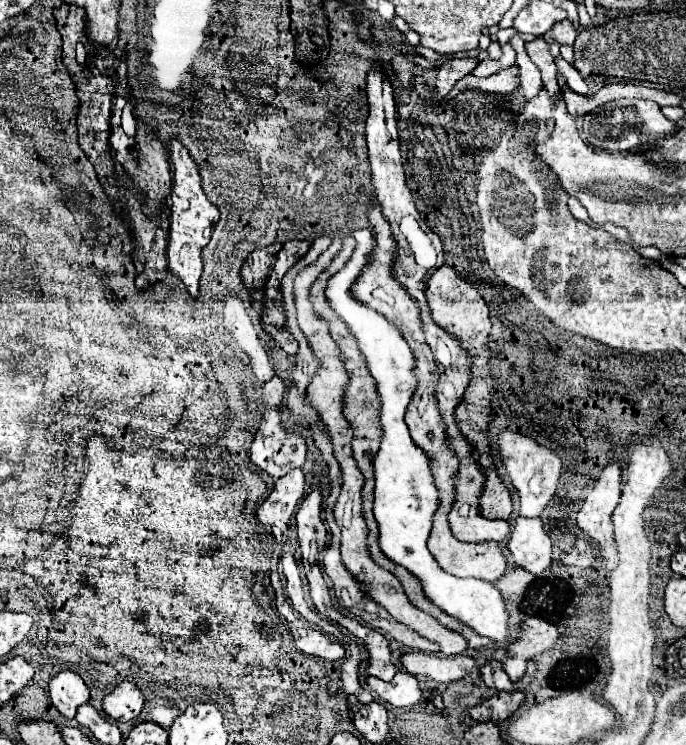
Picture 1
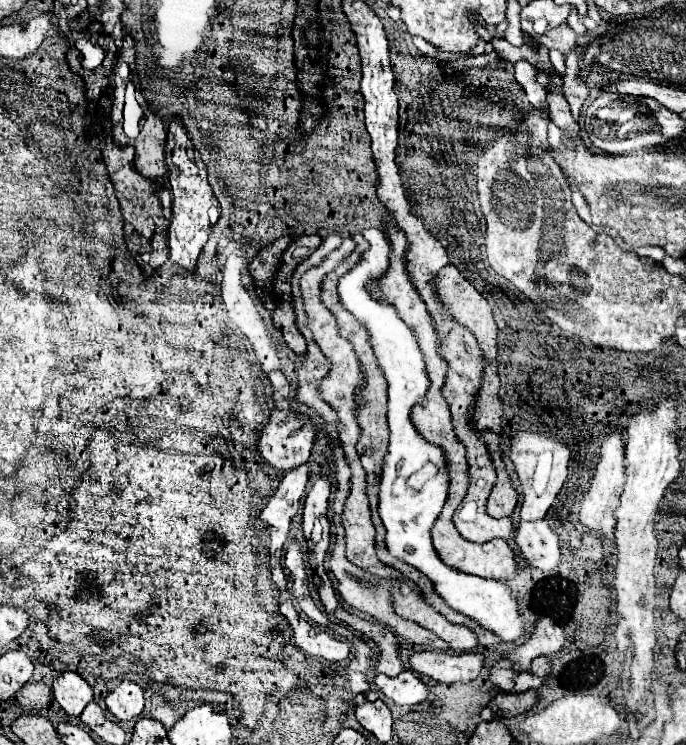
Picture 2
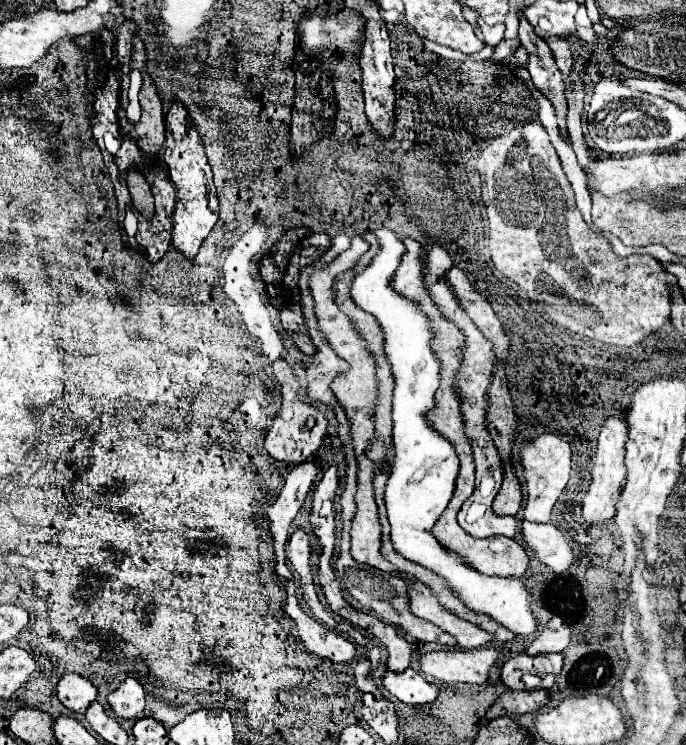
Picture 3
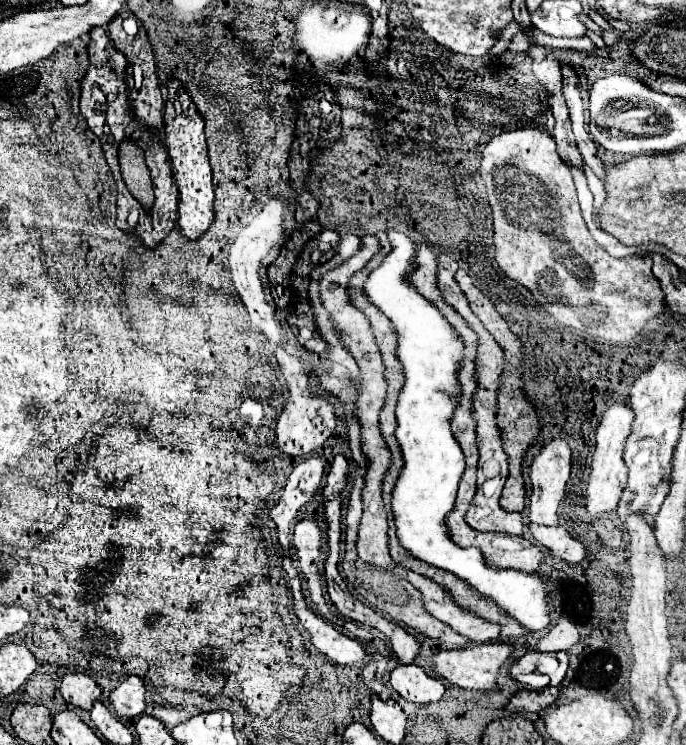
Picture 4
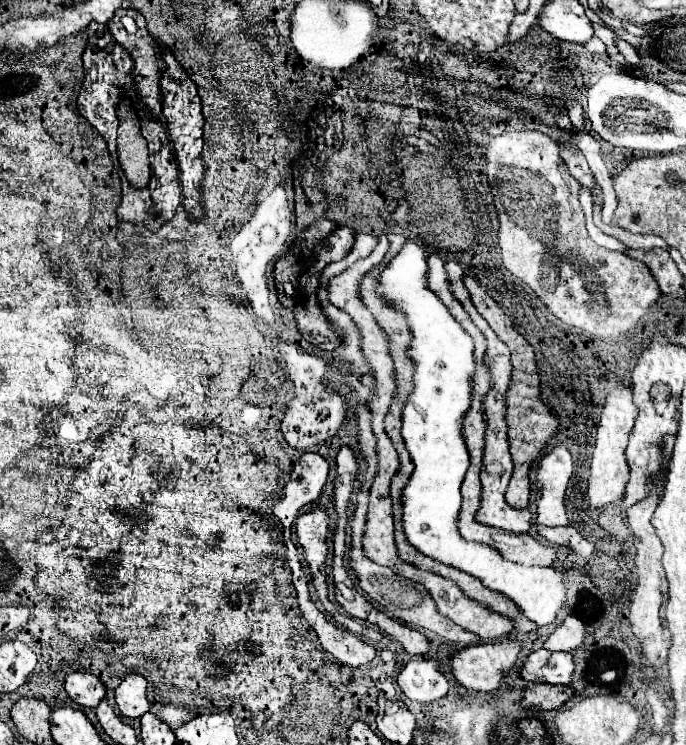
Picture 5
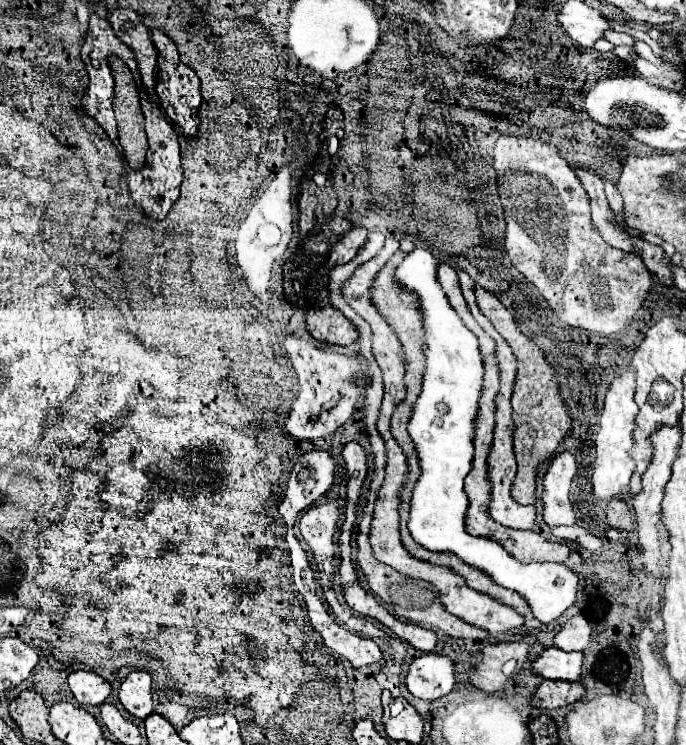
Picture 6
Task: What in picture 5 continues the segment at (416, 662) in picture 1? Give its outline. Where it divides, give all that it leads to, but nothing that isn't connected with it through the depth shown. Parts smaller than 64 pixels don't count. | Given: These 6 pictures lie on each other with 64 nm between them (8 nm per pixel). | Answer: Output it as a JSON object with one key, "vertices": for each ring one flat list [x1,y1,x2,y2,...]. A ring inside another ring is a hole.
{"vertices":[[514,640,468,646,468,648,462,648,462,650,456,650,456,652,450,654,450,672,456,678,456,682,462,684,468,690,492,692,492,690,498,688,502,674,506,674,516,664,518,652,520,652,520,646]]}

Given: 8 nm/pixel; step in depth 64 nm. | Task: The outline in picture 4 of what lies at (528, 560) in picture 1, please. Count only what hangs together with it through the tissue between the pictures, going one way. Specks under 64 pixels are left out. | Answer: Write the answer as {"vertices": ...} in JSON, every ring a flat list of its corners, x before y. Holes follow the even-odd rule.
{"vertices":[[528,524,528,528,534,544,546,548,556,560,562,560,566,564,578,564,586,558,586,550,582,550,582,544,574,544,572,536,562,526]]}

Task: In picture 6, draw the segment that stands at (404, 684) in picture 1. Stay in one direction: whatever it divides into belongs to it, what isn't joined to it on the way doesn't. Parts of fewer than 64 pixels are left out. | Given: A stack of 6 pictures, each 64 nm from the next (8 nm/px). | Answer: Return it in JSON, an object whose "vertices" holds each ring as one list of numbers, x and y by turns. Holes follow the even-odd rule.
{"vertices":[[422,654,410,662,404,684,414,698,438,700,454,686,454,664,446,656]]}

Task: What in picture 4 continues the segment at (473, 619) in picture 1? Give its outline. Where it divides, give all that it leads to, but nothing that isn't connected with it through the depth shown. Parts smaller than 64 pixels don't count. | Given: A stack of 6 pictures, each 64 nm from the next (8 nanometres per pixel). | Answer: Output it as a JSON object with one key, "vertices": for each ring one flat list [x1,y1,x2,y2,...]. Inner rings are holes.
{"vertices":[[386,230,386,236,392,250,382,264,368,274,362,290,392,322,396,332,396,358,402,364,404,376,396,404,396,440,402,450,404,466,392,488,390,502,398,542,410,556,464,580,480,598,494,602,528,632,544,630,550,624,550,580,540,574,524,574,518,570,492,570,484,564,478,548,460,548,450,540,444,516,452,510,458,482,466,466,464,454,450,430,450,418,458,400,456,372,462,360,462,342,442,314,404,282,404,276,414,268,414,242,396,230]]}

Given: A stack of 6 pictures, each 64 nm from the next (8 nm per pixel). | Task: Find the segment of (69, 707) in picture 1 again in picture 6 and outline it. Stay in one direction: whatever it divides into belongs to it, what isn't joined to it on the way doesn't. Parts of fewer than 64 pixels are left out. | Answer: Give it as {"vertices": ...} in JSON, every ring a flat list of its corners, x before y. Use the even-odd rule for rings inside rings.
{"vertices":[[84,670,72,672,68,676,68,686,74,698,78,700,78,704,98,704,98,706,106,702,112,690,102,676,94,672,84,672]]}

